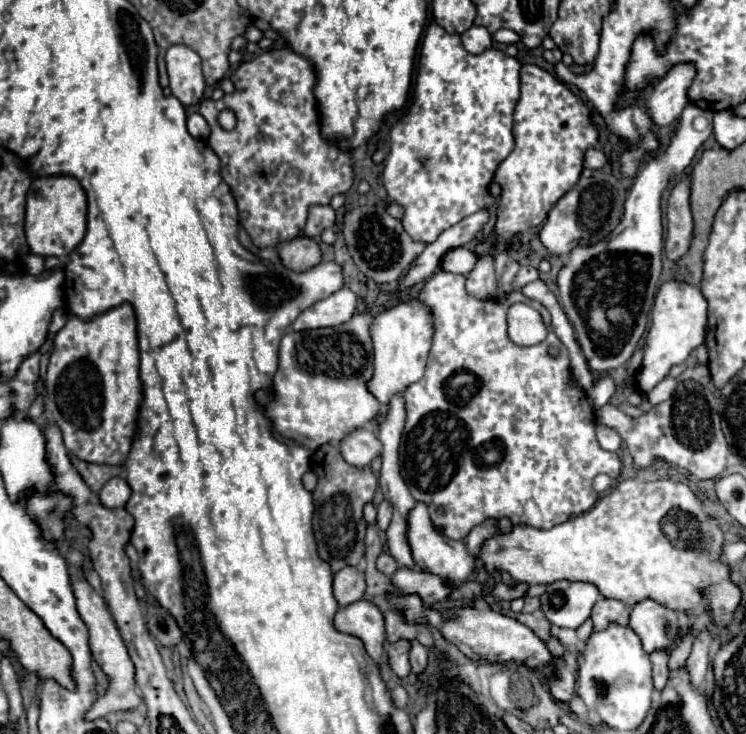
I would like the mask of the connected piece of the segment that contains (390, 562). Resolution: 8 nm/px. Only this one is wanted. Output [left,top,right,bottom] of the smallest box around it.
[377,552,399,576]

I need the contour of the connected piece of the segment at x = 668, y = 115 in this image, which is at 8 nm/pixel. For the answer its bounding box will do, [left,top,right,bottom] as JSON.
[647,62,695,126]

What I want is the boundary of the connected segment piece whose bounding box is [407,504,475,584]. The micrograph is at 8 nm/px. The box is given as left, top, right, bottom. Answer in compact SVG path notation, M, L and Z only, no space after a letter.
M417 504L413 512L409 514L409 546L415 558L415 564L419 568L425 568L423 572L431 572L443 578L445 584L461 584L467 582L475 574L475 558L467 552L465 544L461 540L451 540L439 532L435 532L433 522L429 520L429 512L425 504Z

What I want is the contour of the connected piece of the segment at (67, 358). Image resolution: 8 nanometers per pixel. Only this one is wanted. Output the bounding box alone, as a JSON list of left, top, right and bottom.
[43,304,143,464]

